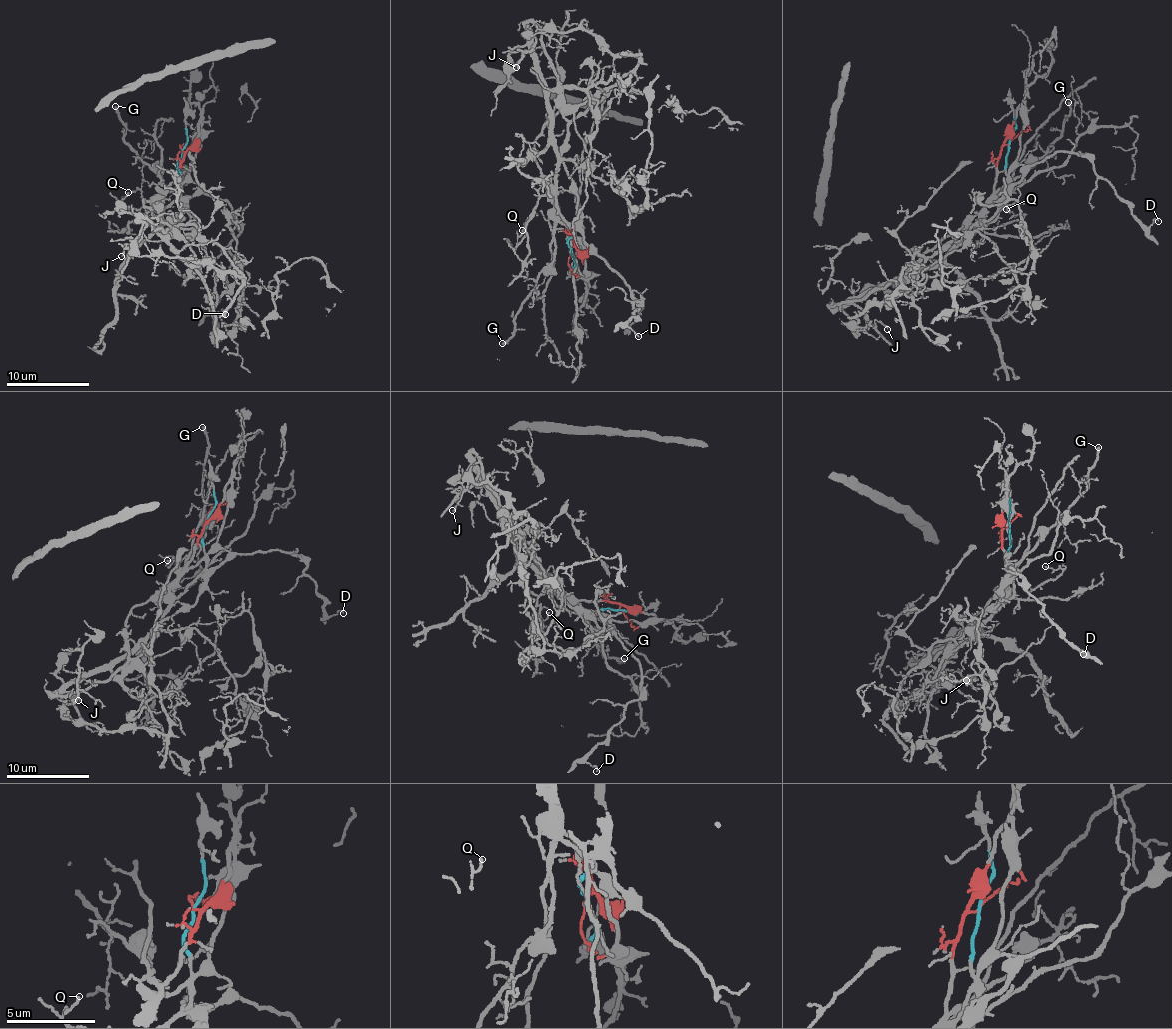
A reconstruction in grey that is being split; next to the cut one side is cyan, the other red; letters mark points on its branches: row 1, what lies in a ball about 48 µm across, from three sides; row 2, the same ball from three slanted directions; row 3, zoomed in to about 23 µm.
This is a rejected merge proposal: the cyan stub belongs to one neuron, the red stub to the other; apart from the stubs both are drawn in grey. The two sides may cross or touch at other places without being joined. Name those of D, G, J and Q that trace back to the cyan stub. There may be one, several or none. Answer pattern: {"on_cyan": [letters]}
{"on_cyan": ["D"]}

